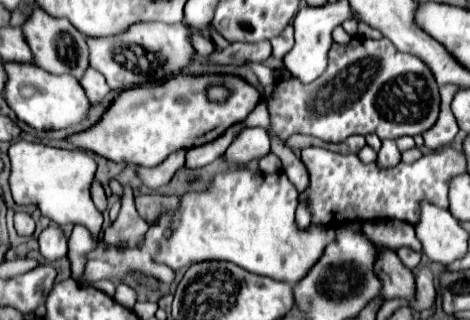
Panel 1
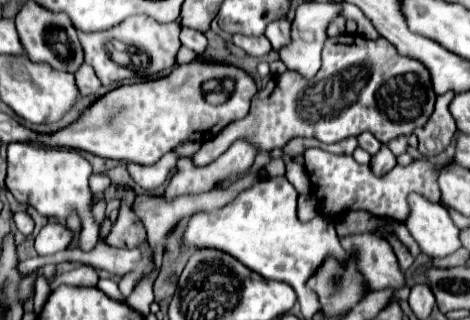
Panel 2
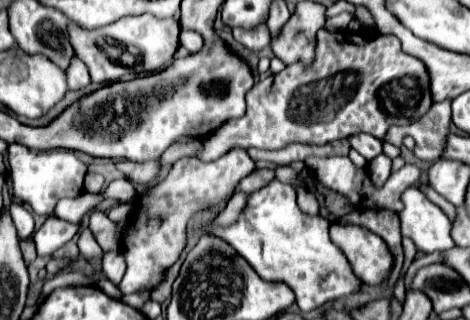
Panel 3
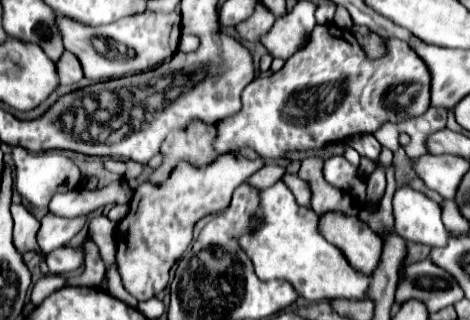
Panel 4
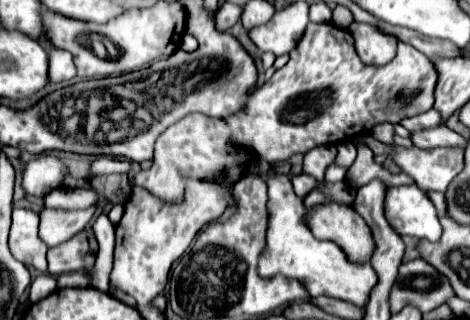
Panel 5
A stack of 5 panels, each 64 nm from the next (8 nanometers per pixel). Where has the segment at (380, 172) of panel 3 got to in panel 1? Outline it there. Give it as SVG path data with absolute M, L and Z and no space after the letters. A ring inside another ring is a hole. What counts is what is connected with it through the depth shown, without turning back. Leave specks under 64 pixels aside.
M384 140L376 158L378 168L394 168L398 162L400 162L400 150L396 148L394 140Z

